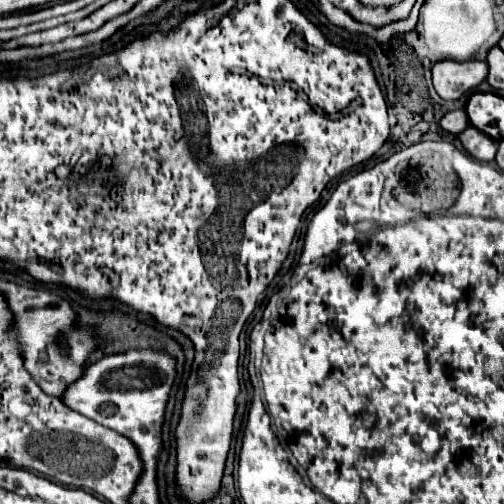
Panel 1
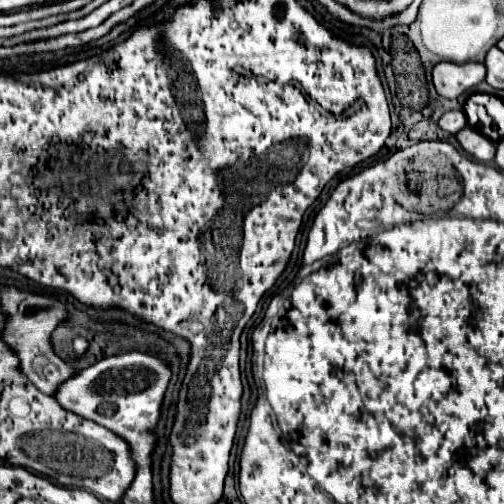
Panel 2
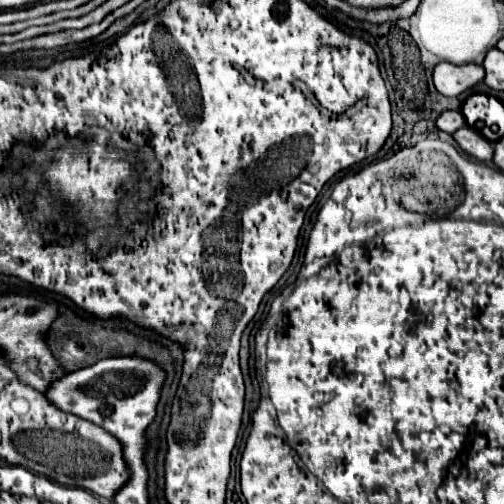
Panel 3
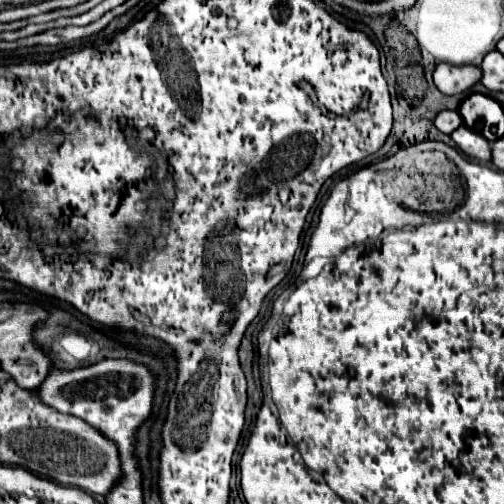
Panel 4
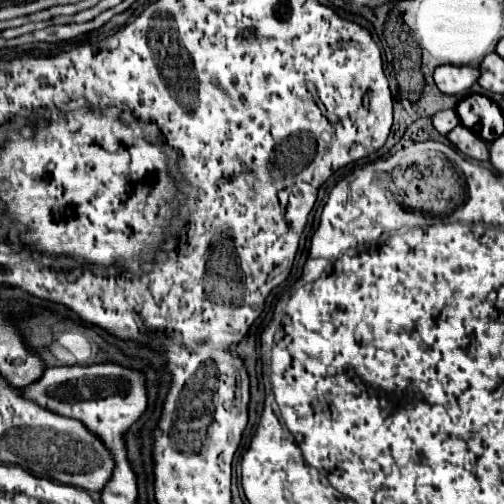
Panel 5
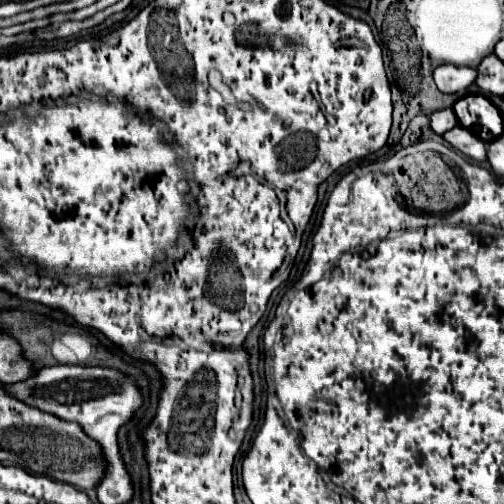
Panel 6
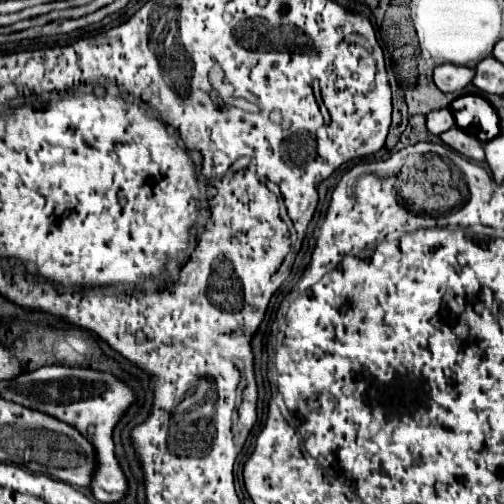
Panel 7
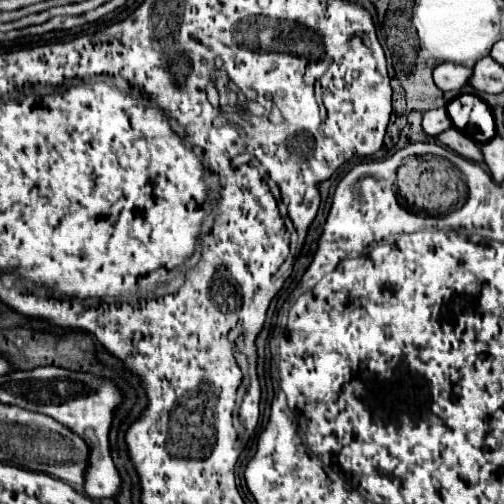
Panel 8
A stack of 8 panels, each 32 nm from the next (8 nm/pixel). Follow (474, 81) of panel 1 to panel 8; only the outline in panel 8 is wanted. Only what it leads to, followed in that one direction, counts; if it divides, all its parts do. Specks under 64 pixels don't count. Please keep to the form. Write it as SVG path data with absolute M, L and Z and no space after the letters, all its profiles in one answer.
M440 64L434 68L434 82L440 90L460 90L466 82L468 82L468 76L470 76L470 68L466 66L460 66L460 64Z

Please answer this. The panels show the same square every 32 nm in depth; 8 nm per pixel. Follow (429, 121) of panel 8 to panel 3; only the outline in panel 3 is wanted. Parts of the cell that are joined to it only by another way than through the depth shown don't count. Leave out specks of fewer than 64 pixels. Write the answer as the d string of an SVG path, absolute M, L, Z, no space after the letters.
M446 110L446 112L442 112L442 114L438 116L438 120L436 120L436 126L438 126L442 132L448 132L448 134L456 132L456 130L462 128L464 124L466 124L466 120L464 120L464 116L462 116L458 110Z

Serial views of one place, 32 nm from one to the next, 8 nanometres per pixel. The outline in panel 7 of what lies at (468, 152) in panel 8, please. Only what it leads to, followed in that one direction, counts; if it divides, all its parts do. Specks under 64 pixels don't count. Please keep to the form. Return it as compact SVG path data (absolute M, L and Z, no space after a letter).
M450 128L448 132L440 134L440 140L444 144L448 144L452 150L460 152L462 156L470 158L470 160L476 160L476 162L482 162L484 160L484 150L482 150L482 144L476 142L476 138L468 136L466 132L462 132L460 128Z

